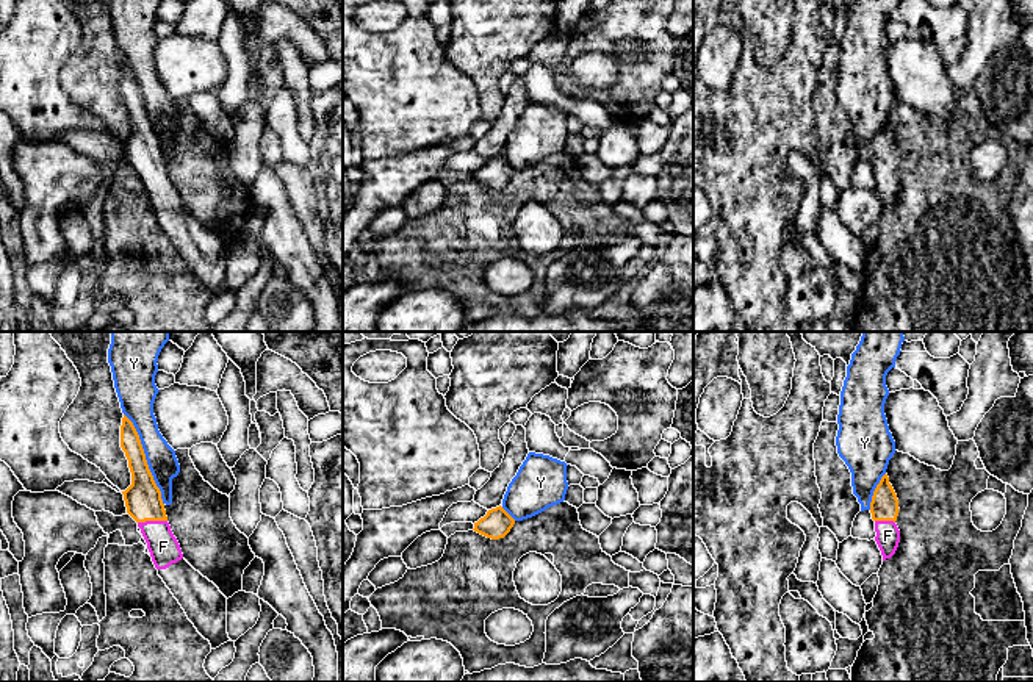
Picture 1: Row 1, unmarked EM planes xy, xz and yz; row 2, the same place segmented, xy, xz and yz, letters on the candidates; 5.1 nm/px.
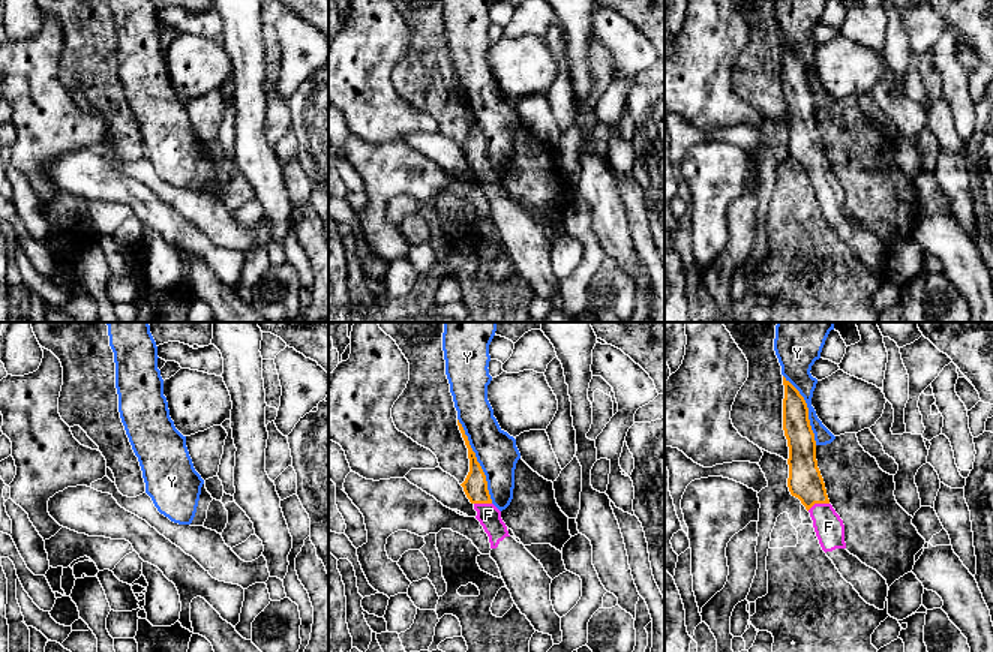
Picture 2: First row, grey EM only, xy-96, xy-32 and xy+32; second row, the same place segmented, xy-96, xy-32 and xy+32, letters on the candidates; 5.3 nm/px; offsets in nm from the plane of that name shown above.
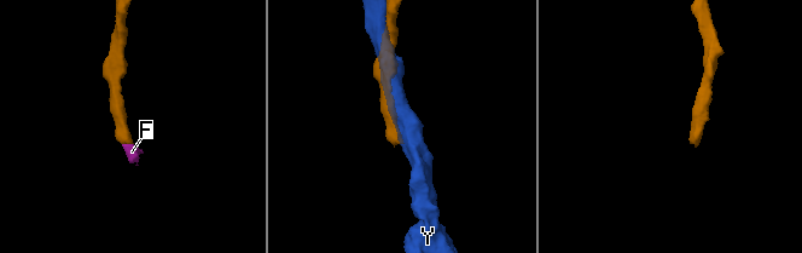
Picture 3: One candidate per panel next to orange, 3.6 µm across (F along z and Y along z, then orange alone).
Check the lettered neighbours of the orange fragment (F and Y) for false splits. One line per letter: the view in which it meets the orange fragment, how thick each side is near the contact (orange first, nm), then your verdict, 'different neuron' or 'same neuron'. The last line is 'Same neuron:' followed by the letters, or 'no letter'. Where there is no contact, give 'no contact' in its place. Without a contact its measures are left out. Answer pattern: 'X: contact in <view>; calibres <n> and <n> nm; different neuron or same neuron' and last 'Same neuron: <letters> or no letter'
F: contact in xy; calibres 190 and 160 nm; same neuron
Y: contact in xy; calibres 190 and 150 nm; different neuron
Same neuron: F

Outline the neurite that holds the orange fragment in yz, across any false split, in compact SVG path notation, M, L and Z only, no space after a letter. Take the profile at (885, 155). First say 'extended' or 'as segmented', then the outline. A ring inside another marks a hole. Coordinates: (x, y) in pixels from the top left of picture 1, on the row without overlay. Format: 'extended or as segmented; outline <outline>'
extended; outline M884 124L873 141L870 152L870 163L876 181L875 191L881 200L883 211L895 203L900 192L900 180L895 174L898 160L897 144L889 133L887 124Z

